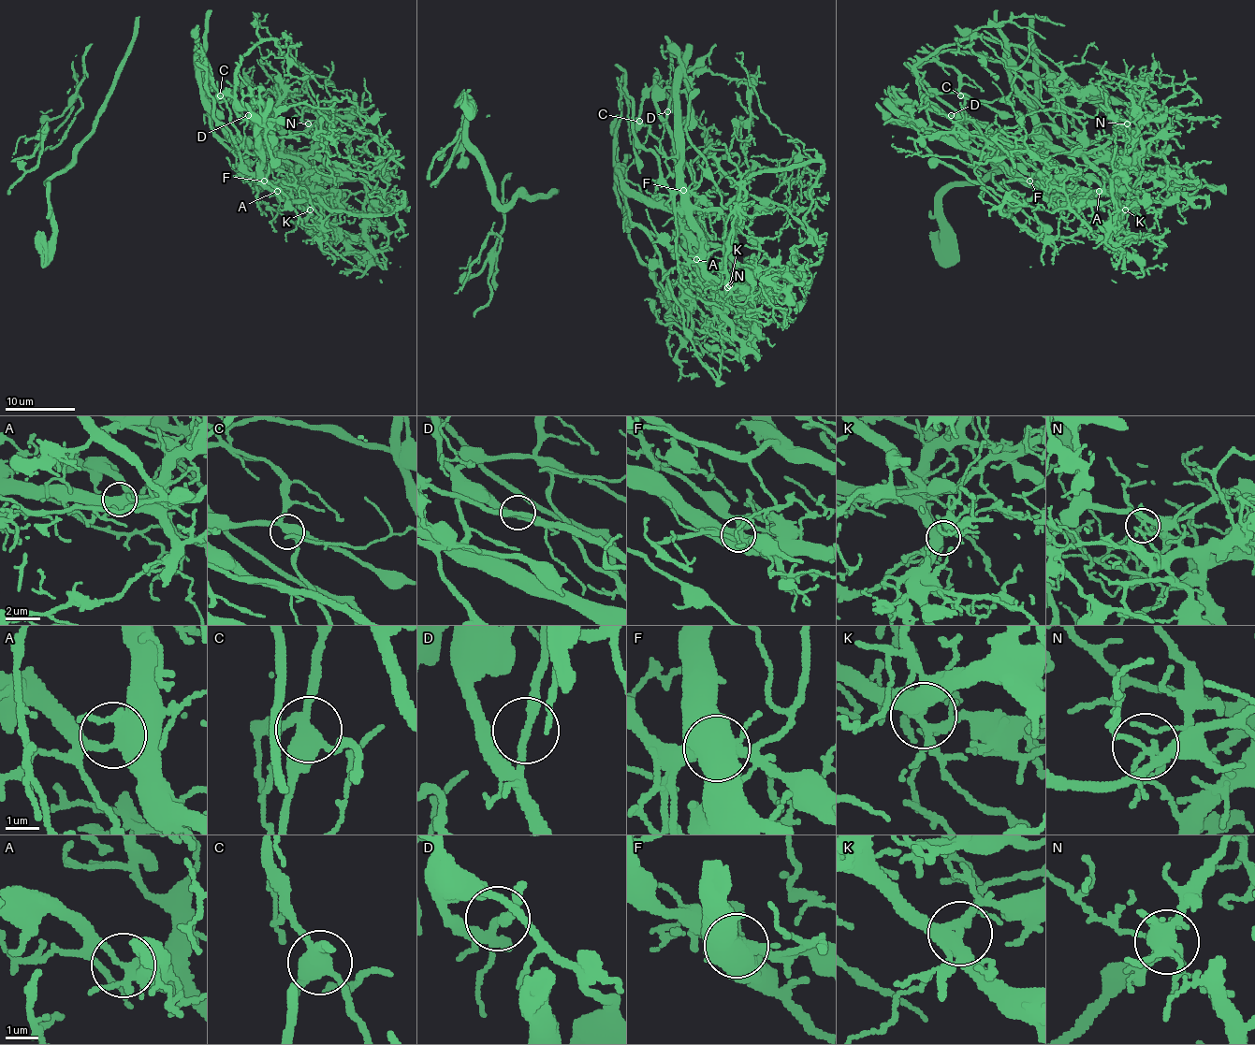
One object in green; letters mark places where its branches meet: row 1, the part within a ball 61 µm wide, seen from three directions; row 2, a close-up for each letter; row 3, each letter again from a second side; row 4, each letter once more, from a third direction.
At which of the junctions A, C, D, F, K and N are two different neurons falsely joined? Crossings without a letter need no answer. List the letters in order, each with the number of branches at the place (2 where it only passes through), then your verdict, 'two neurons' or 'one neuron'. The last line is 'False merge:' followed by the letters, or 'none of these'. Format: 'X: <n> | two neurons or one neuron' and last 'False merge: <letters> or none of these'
A: 4 | one neuron
C: 4 | two neurons
D: 2 | two neurons
F: 5 | two neurons
K: 4 | one neuron
N: 4 | one neuron
False merge: C, D, F

